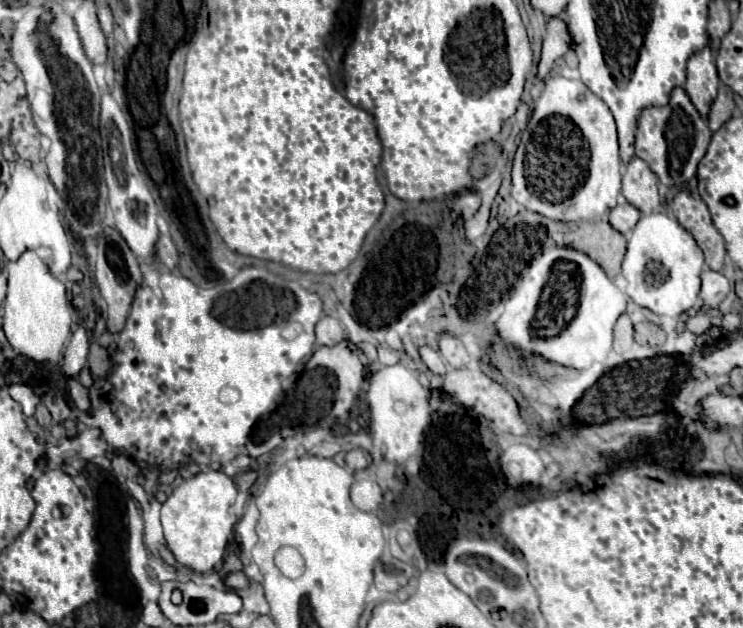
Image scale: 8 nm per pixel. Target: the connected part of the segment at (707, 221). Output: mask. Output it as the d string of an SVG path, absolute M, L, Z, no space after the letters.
M681 191L671 203L671 213L679 221L679 225L693 235L693 239L697 241L697 245L705 255L705 263L713 271L721 271L727 255L725 241L715 229L711 215L707 211L707 205L699 197L693 197L691 193Z

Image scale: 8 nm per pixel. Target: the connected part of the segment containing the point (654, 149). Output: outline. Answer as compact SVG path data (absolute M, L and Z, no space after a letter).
M675 87L667 105L653 105L641 111L635 133L635 155L651 167L661 185L679 187L695 177L699 159L707 153L709 141L711 129L707 127L707 121L699 115L685 89Z

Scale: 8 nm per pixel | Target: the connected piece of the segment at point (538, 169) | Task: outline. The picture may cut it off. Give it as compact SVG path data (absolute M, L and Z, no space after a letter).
M551 77L535 103L529 125L523 131L521 143L517 147L513 159L513 187L511 197L521 203L525 209L545 215L553 221L591 221L595 217L603 217L617 205L617 195L623 187L619 145L617 145L617 129L615 119L609 107L591 93L581 81L569 81L565 77Z

